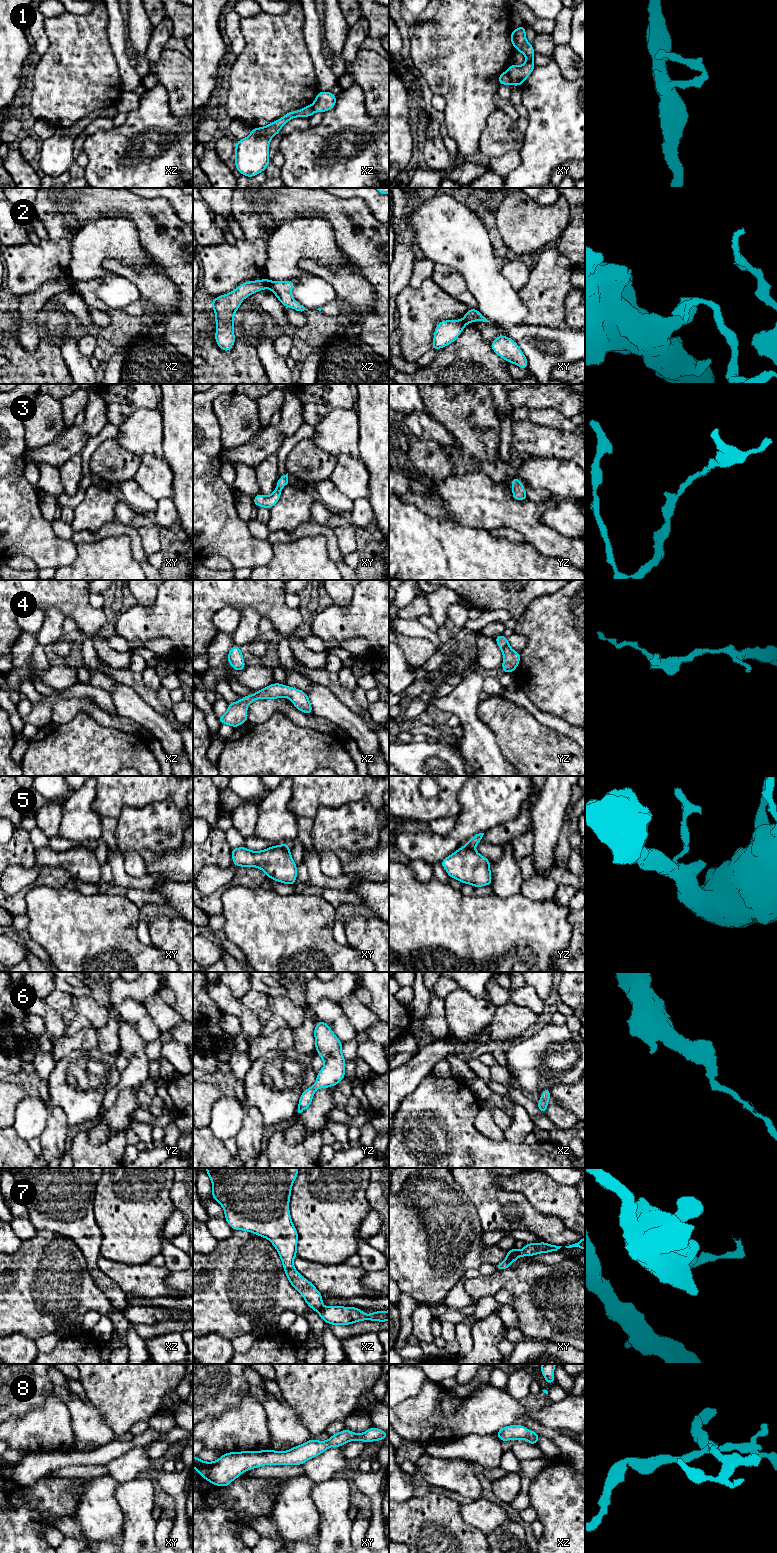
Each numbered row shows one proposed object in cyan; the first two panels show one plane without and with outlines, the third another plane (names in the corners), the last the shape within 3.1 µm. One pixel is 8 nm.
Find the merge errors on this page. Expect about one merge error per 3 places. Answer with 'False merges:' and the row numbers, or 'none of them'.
False merges: 1, 2, 5, 7

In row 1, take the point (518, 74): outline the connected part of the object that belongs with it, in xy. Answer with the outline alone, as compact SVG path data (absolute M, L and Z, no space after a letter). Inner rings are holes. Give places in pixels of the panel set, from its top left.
M525 25L512 30L510 41L516 48L516 51L519 51L526 57L526 62L523 65L518 66L516 64L511 64L507 69L511 85L521 87L523 82L529 77L533 69L536 67L536 64L533 61L535 50L532 44L528 43L526 40Z

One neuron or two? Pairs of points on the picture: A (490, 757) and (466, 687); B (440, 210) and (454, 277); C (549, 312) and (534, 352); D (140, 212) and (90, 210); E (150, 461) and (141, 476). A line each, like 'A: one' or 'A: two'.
A: one
B: two
C: two
D: one
E: one

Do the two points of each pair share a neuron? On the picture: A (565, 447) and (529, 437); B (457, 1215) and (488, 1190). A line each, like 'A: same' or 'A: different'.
A: same
B: different

